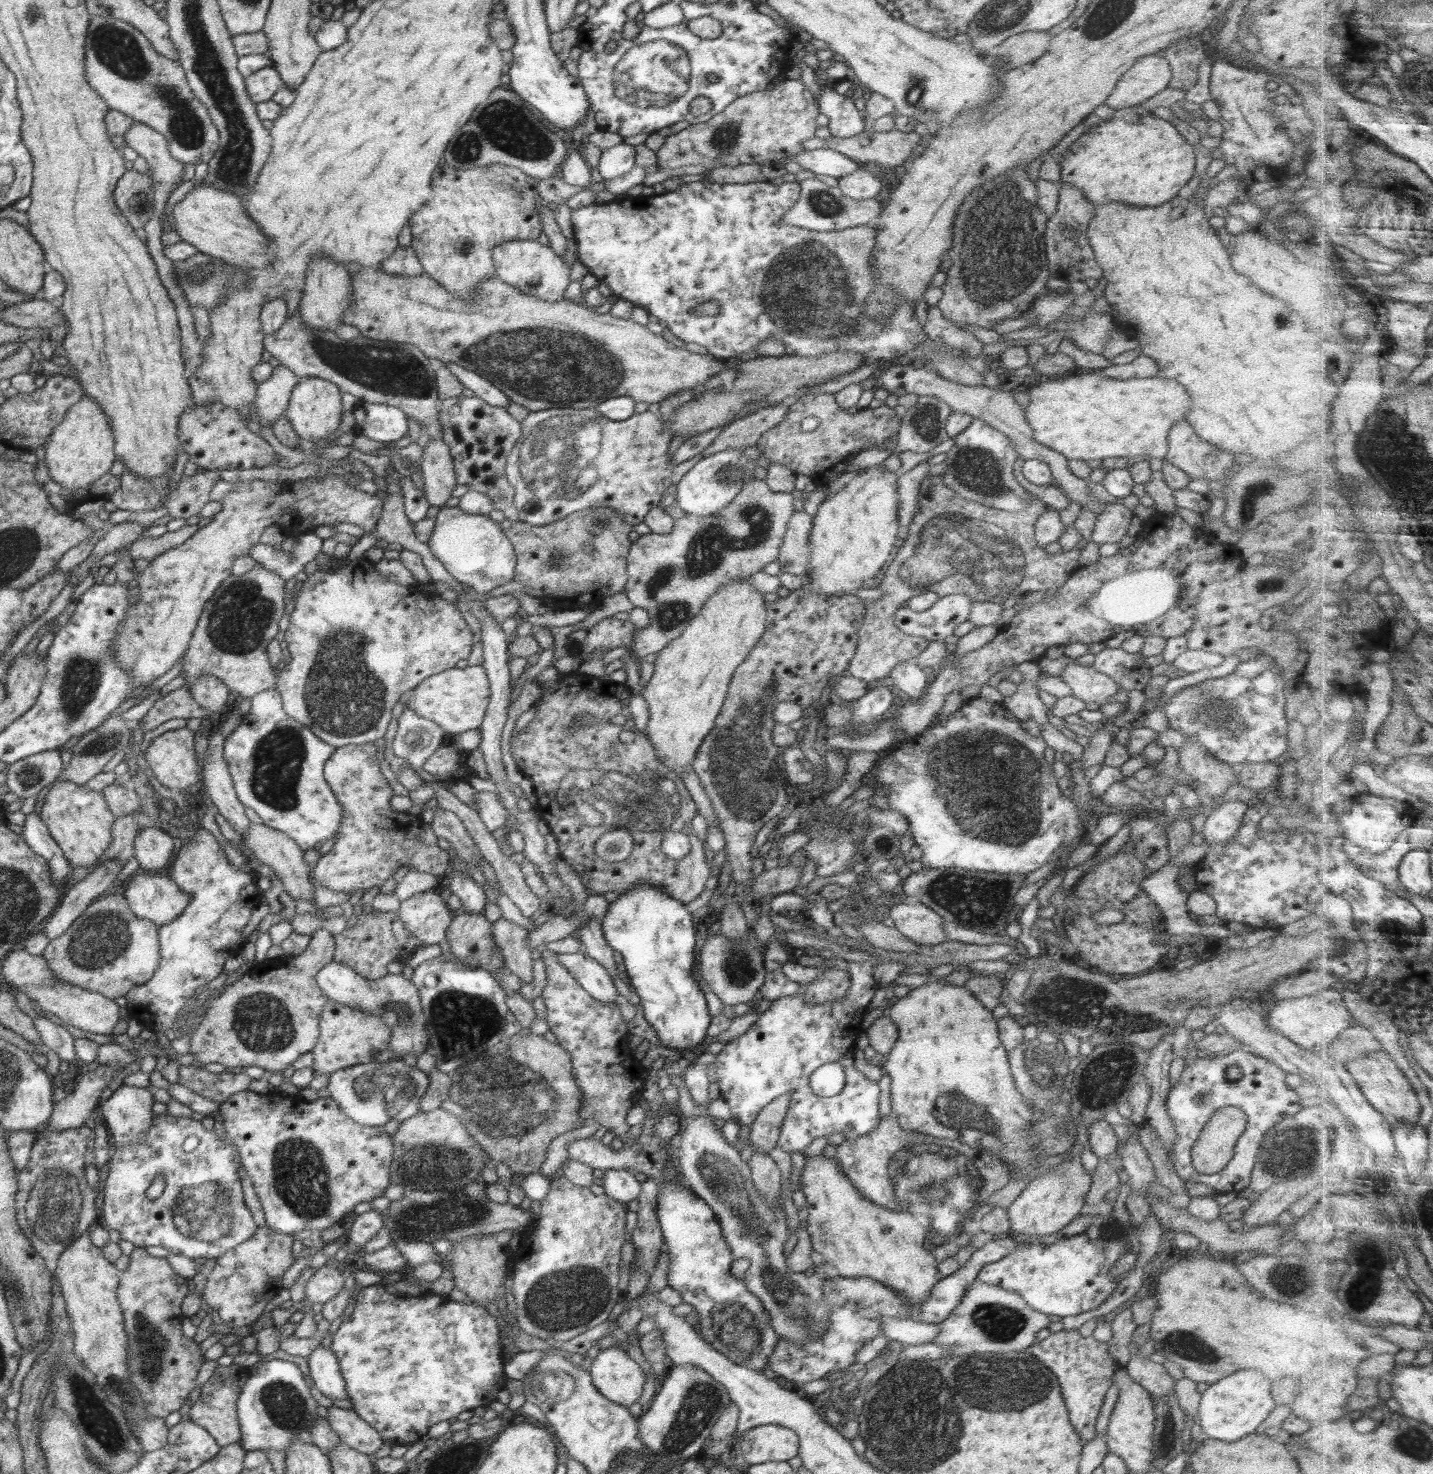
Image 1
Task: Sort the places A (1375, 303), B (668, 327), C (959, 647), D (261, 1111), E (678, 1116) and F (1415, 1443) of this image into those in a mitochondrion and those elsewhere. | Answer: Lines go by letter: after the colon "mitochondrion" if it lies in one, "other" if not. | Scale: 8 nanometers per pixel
A: other
B: other
C: other
D: other
E: other
F: mitochondrion

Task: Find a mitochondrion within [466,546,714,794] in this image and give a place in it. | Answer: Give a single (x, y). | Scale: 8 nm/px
(555, 559)

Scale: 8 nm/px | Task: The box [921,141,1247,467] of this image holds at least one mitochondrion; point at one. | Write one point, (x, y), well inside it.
(997, 263)

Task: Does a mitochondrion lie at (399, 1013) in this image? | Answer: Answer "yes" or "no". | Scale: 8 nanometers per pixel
yes

